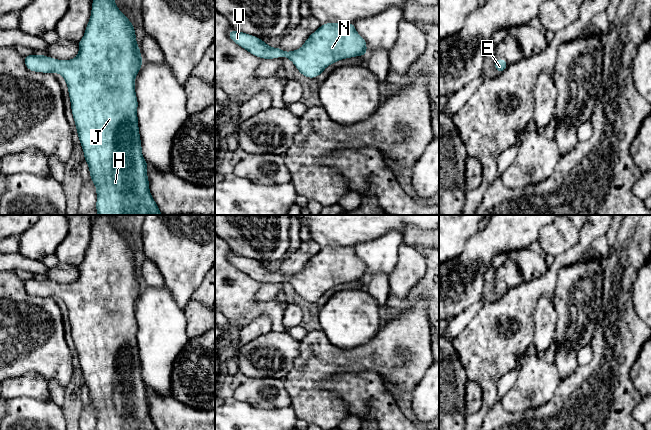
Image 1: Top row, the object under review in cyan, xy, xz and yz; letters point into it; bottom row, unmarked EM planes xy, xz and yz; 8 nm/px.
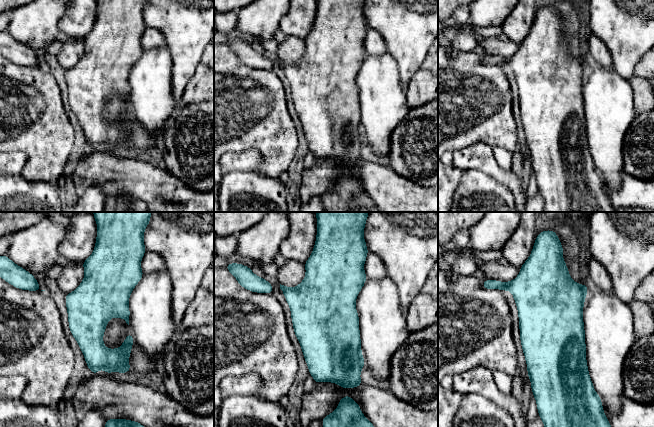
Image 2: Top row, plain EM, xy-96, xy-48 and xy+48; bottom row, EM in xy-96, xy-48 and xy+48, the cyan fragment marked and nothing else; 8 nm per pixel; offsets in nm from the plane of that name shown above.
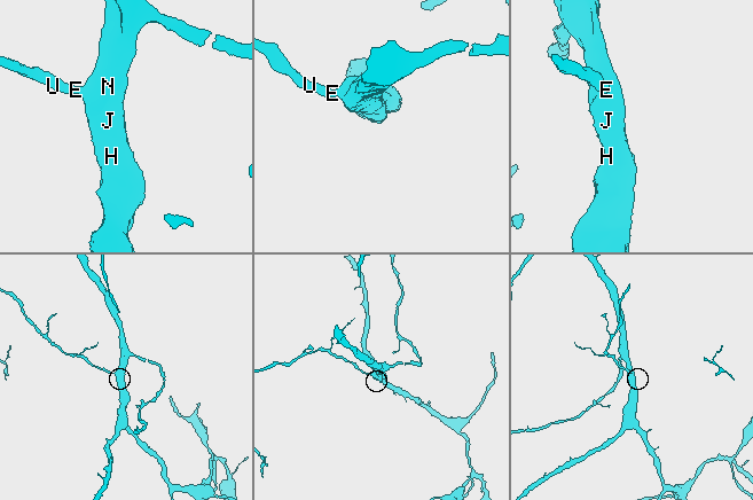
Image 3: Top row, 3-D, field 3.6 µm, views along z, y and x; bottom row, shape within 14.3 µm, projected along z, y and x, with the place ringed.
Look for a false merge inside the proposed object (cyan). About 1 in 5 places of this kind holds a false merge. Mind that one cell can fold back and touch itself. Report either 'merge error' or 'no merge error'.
no merge error

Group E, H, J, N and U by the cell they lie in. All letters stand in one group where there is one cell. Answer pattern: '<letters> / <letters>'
E H J N U

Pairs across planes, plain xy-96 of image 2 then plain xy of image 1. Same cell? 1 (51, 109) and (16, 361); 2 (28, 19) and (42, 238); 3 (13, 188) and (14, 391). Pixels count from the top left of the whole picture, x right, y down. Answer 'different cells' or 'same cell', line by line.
1: same cell
2: same cell
3: different cells

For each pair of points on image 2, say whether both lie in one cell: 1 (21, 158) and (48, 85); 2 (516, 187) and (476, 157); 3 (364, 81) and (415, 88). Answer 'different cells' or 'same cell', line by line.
1: different cells
2: same cell
3: different cells

